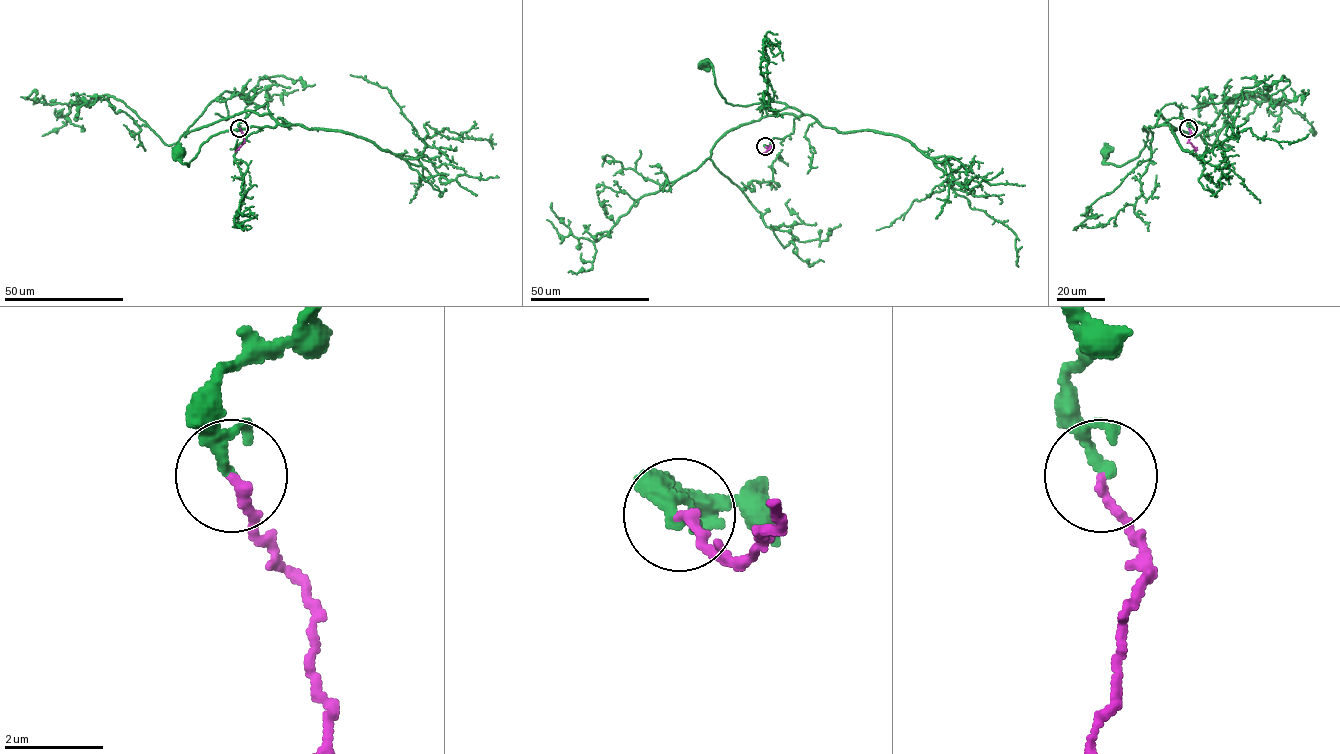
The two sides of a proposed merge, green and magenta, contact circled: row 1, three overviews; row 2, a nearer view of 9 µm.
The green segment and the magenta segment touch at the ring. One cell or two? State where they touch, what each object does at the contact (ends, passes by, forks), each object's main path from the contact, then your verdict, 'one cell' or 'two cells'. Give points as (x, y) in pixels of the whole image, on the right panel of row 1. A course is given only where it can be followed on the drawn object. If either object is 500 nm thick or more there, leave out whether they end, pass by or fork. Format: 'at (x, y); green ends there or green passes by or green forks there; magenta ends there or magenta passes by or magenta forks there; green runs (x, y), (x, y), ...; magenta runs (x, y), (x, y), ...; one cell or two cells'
at (1188, 128); green passes by; magenta ends there; green runs (1188, 128), (1175, 102), (1166, 104), (1153, 127), (1143, 128), (1146, 144), (1137, 157), (1104, 164), (1105, 152); magenta runs (1188, 128), (1188, 141), (1196, 152); one cell

